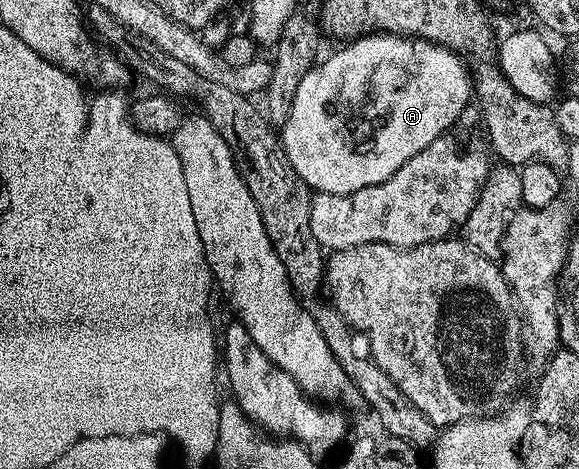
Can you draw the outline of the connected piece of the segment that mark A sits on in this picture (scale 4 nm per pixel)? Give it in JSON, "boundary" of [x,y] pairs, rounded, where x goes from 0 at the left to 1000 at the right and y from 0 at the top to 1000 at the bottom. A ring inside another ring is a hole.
{"boundary":[[[637,72],[596,92],[575,119],[566,119],[558,128],[560,122],[527,158],[522,175],[515,175],[515,200],[508,200],[501,252],[494,252],[494,260],[487,267],[487,305],[491,326],[501,337],[501,354],[508,354],[508,362],[530,388],[534,403],[546,409],[603,418],[608,409],[625,405],[632,397],[667,388],[667,380],[674,380],[674,371],[680,371],[680,362],[694,362],[694,354],[701,354],[701,345],[708,345],[708,337],[715,337],[715,328],[736,320],[736,311],[743,311],[743,303],[750,303],[750,294],[769,288],[779,275],[774,271],[793,258],[794,245],[812,224],[819,205],[812,145],[801,122],[774,102],[765,102],[762,94],[746,92],[744,85]]]}

